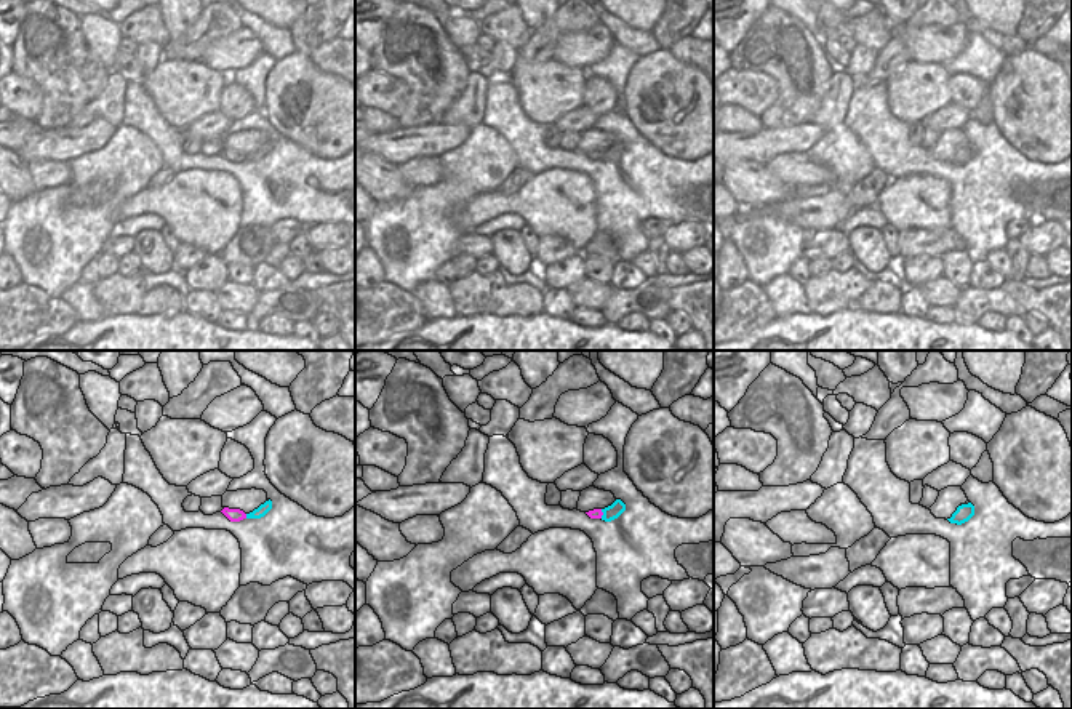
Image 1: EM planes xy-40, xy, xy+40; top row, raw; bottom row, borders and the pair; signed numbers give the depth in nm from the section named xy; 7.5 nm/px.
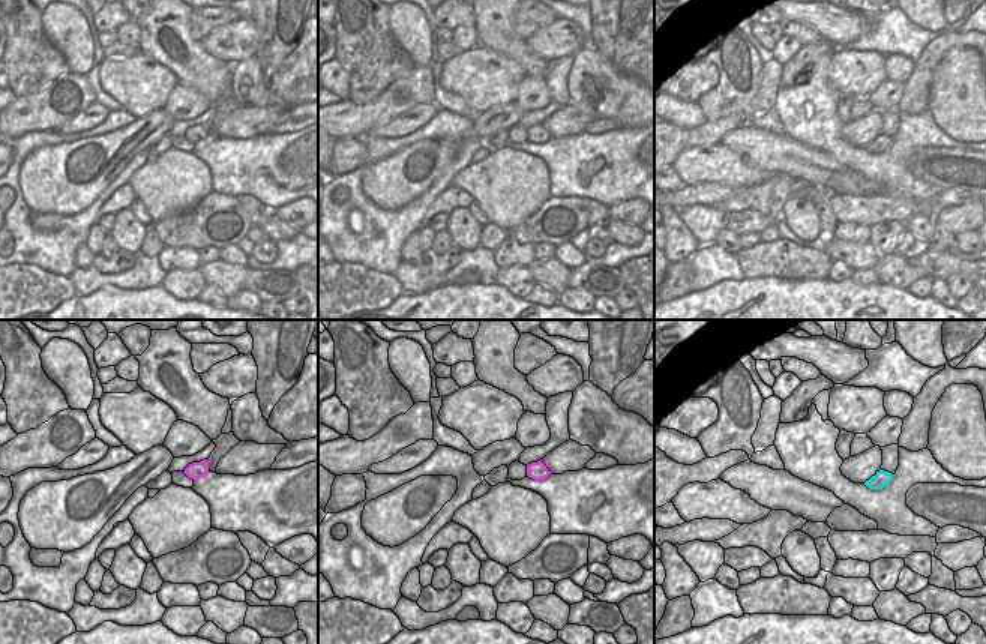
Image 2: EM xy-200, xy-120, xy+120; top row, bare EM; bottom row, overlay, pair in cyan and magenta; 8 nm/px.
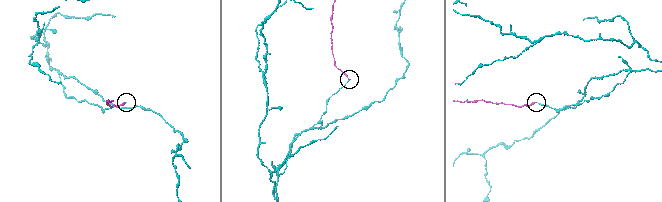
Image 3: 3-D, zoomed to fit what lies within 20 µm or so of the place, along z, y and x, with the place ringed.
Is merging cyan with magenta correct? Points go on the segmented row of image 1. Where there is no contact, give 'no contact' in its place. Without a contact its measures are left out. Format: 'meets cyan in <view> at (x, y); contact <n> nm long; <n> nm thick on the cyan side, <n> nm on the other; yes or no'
meets cyan in xy-40 at (247, 516); contact 40 nm long; 90 nm thick on the cyan side, 100 nm on the other; no

